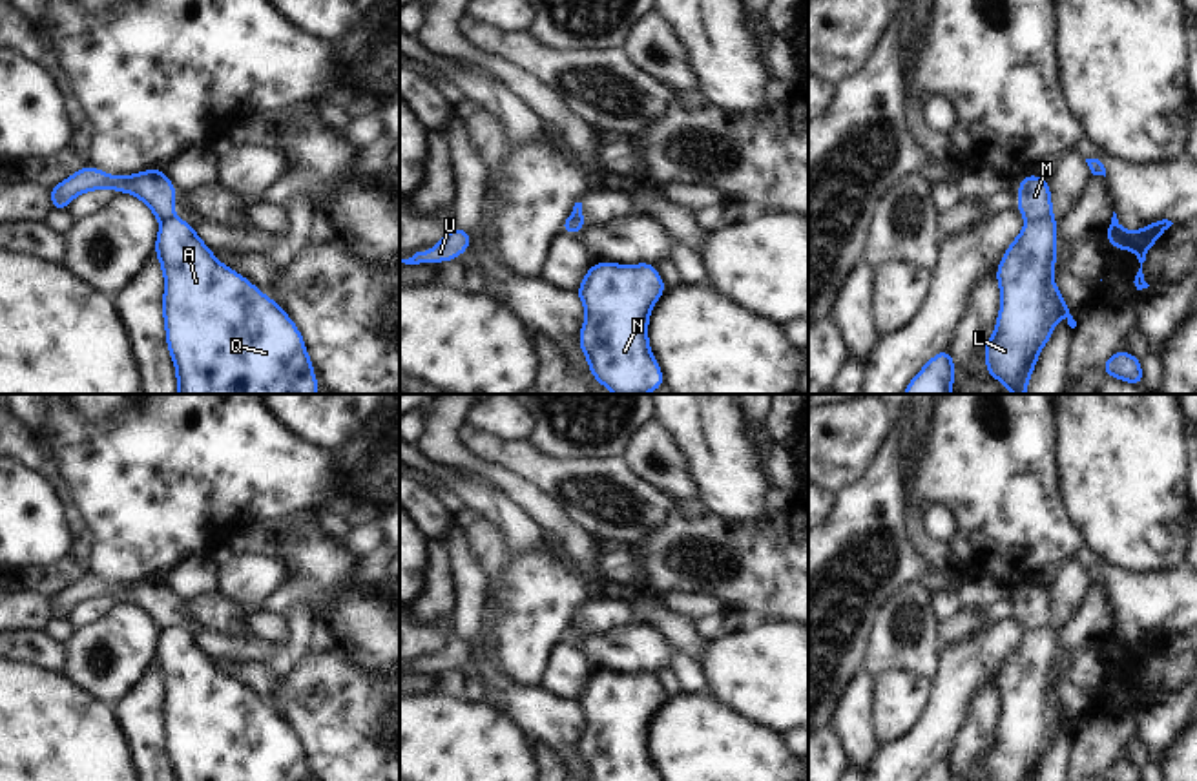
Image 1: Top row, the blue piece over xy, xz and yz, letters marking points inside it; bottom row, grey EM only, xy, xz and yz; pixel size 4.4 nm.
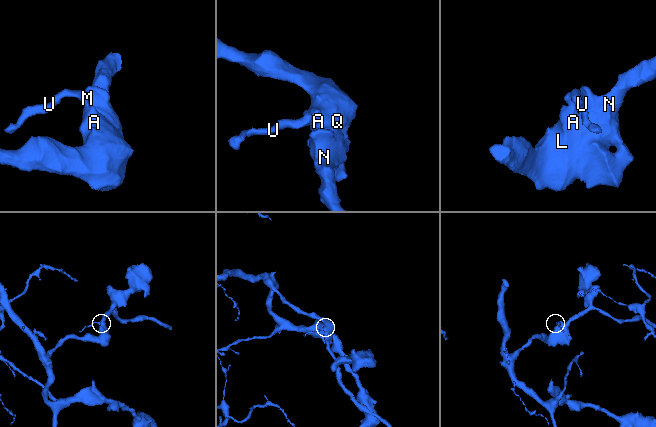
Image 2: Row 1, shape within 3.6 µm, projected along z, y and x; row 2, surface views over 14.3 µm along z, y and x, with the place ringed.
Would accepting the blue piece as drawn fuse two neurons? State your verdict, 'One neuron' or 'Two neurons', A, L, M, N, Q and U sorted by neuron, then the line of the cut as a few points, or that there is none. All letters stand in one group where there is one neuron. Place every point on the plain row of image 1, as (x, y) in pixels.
Two neurons. Groups: A L N Q / M U. Split along yz (1051, 624), (1037, 624), (1030, 630).

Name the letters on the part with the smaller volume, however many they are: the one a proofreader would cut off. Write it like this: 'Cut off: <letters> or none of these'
Cut off: M, U

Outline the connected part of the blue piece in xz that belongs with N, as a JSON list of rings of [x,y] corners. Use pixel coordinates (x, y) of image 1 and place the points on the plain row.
[[[593,672],[575,699],[586,717],[578,755],[591,781],[662,781],[648,754],[648,726],[664,699],[655,673]]]

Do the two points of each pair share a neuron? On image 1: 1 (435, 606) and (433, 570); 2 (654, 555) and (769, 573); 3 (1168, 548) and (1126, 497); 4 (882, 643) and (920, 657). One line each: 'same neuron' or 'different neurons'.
1: same neuron
2: same neuron
3: same neuron
4: same neuron

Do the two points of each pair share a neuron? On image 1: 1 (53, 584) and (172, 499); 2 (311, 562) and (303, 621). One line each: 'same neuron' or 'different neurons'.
1: different neurons
2: different neurons

